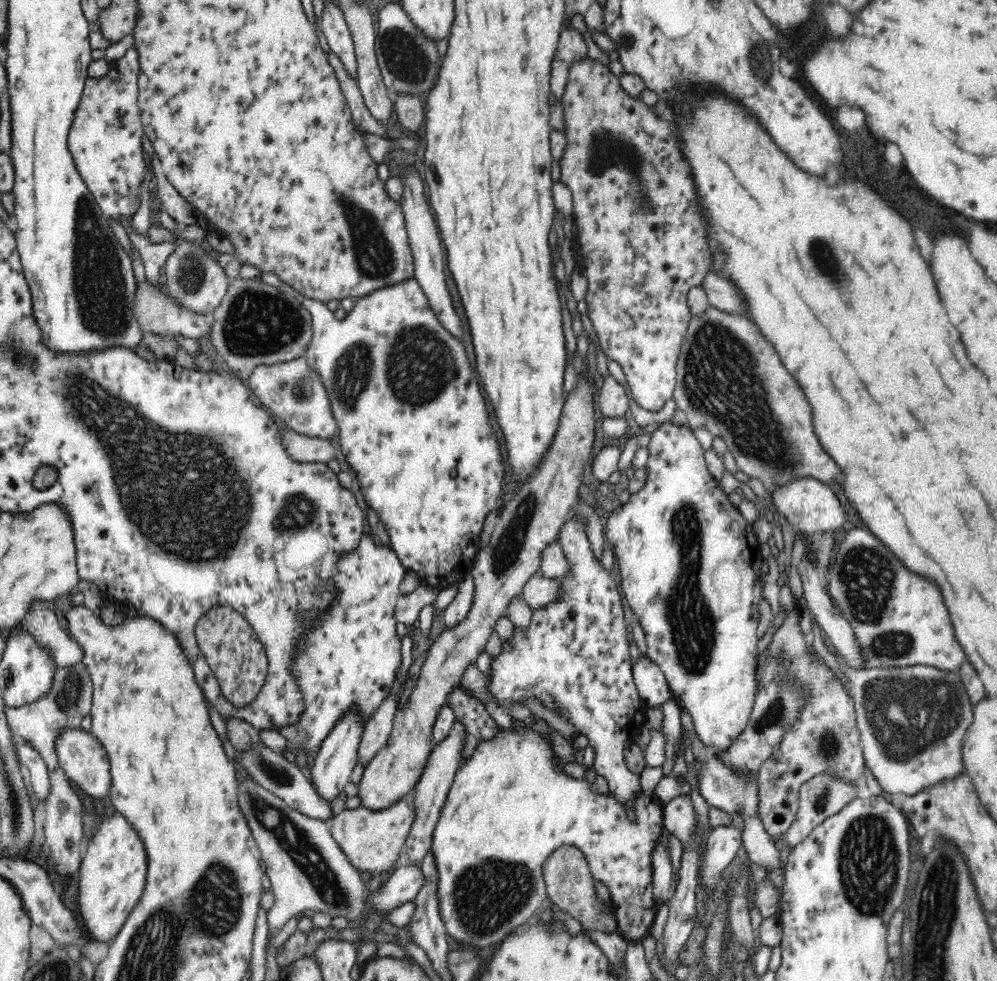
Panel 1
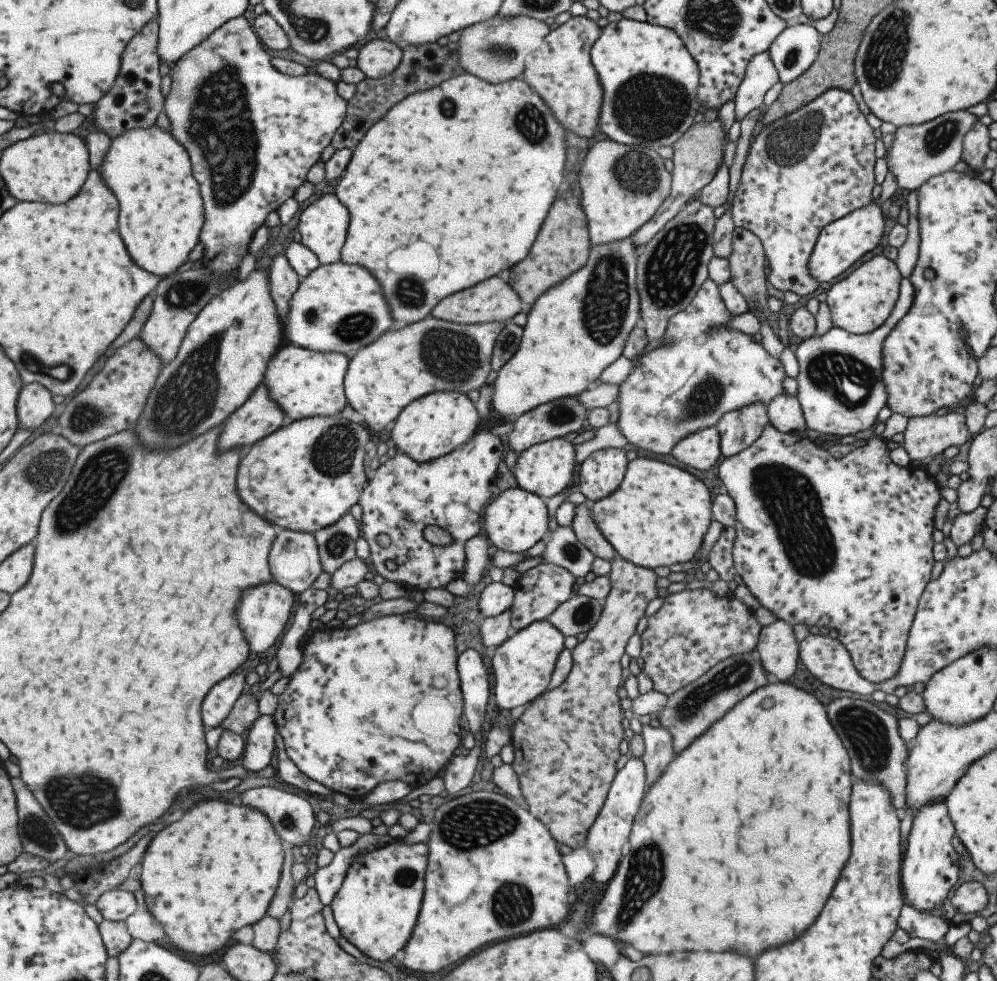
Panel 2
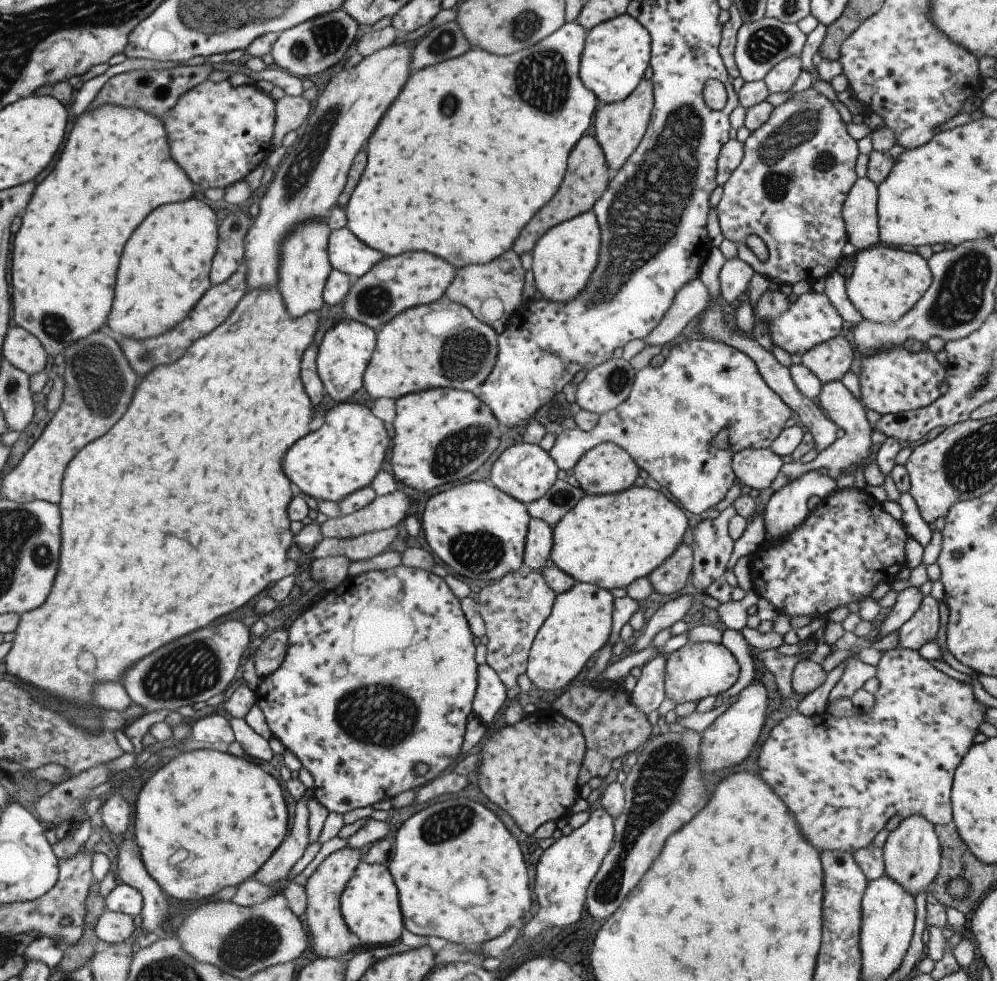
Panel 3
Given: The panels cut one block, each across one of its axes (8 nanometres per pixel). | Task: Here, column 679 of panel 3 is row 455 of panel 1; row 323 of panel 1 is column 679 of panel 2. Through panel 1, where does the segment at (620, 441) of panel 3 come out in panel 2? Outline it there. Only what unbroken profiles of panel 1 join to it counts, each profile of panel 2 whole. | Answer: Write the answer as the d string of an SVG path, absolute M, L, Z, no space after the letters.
M707 277L689 306L669 318L662 337L665 342L643 353L632 364L627 378L618 385L615 400L619 404L619 412L615 426L626 442L653 454L669 454L679 440L697 430L713 428L723 414L741 410L755 402L767 406L775 396L784 393L782 382L785 374L781 362L751 336L727 328L731 317L719 296L718 285Z

